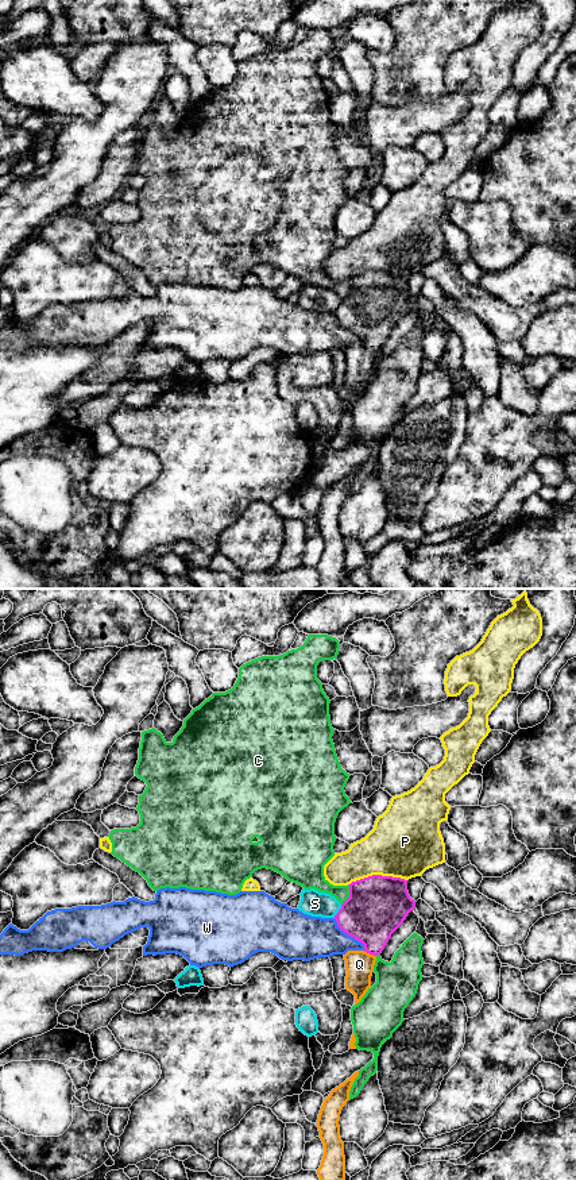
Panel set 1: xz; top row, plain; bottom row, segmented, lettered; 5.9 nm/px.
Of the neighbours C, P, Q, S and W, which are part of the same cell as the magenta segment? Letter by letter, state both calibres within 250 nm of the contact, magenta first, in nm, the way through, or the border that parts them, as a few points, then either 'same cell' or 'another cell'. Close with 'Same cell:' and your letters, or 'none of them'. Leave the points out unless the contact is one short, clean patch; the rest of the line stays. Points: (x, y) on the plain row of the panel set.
C: 360 nm thick on the magenta side, 130 nm on the other; another cell
P: 360 nm thick on the magenta side, 400 nm on the other; another cell
Q: 340 nm thick on the magenta side, 170 nm on the other; runs through xz (374, 307), (374, 340), (370, 349), (359, 359); same cell
S: 360 nm thick on the magenta side, 150 nm on the other; another cell
W: 360 nm thick on the magenta side, 260 nm on the other; another cell
Same cell: Q

